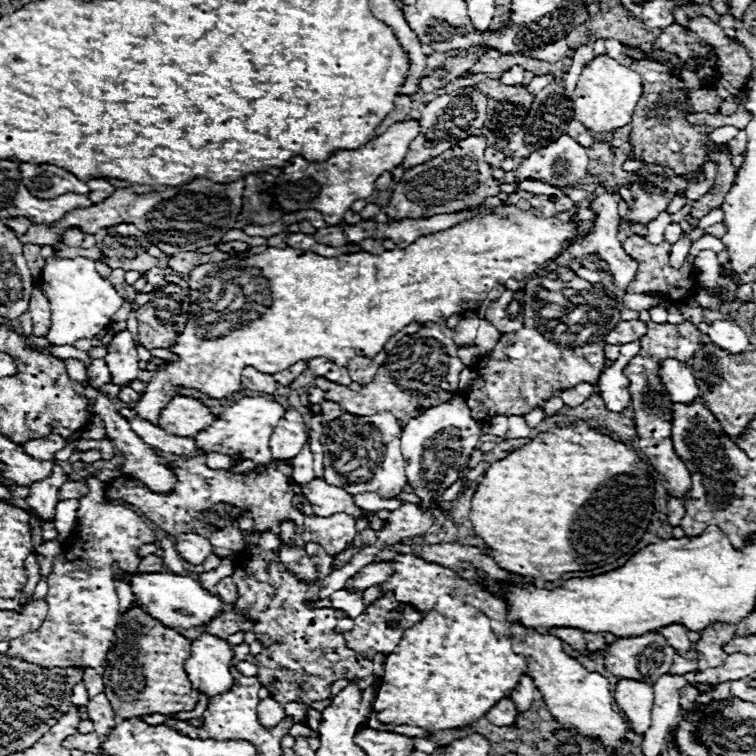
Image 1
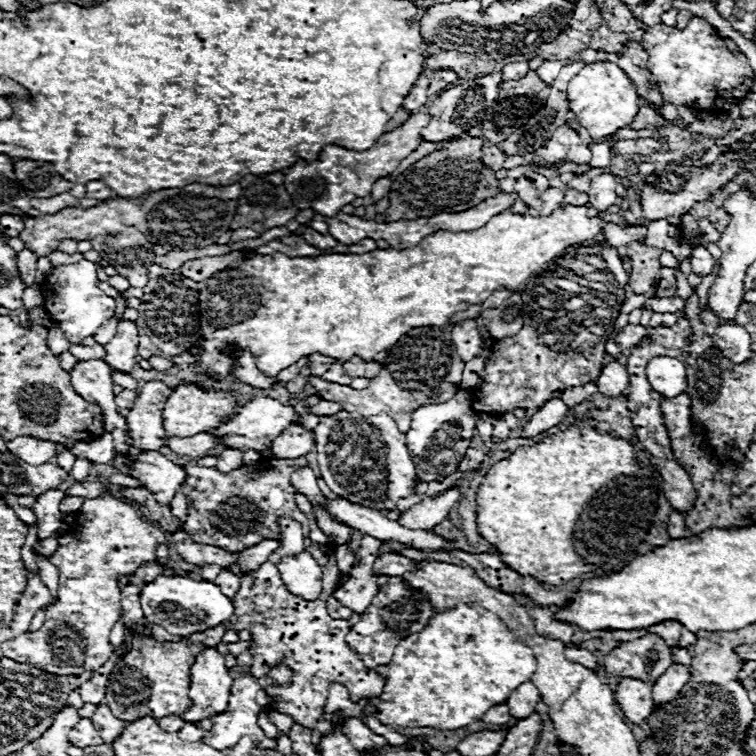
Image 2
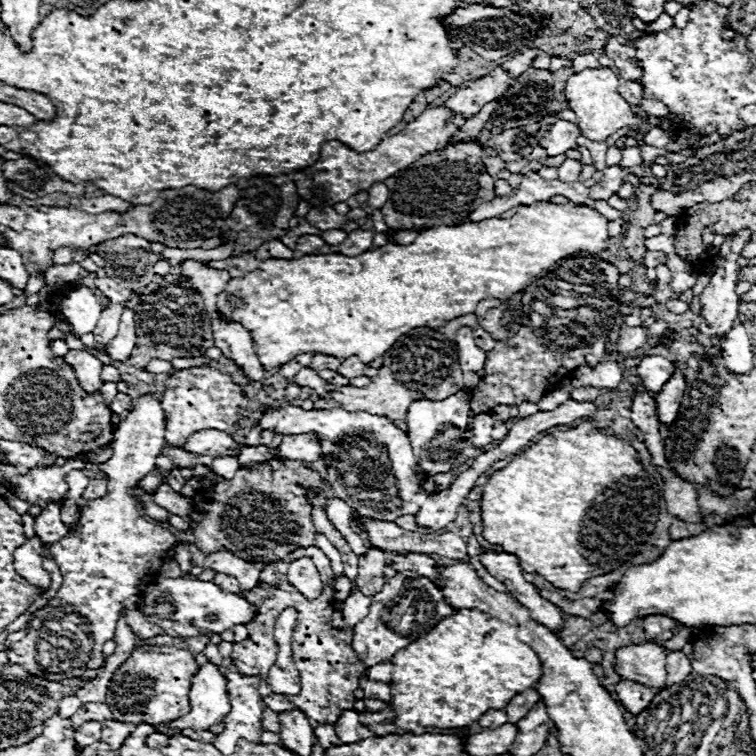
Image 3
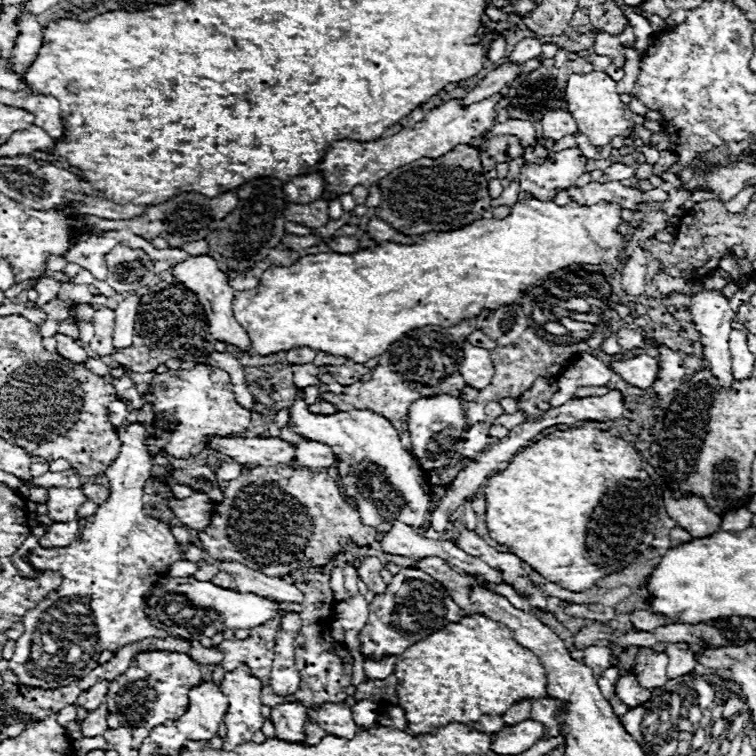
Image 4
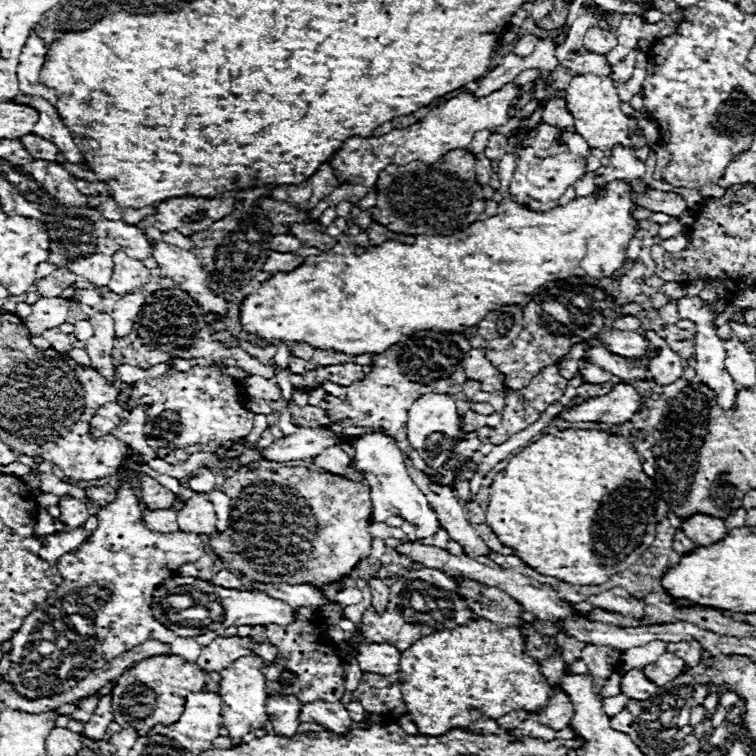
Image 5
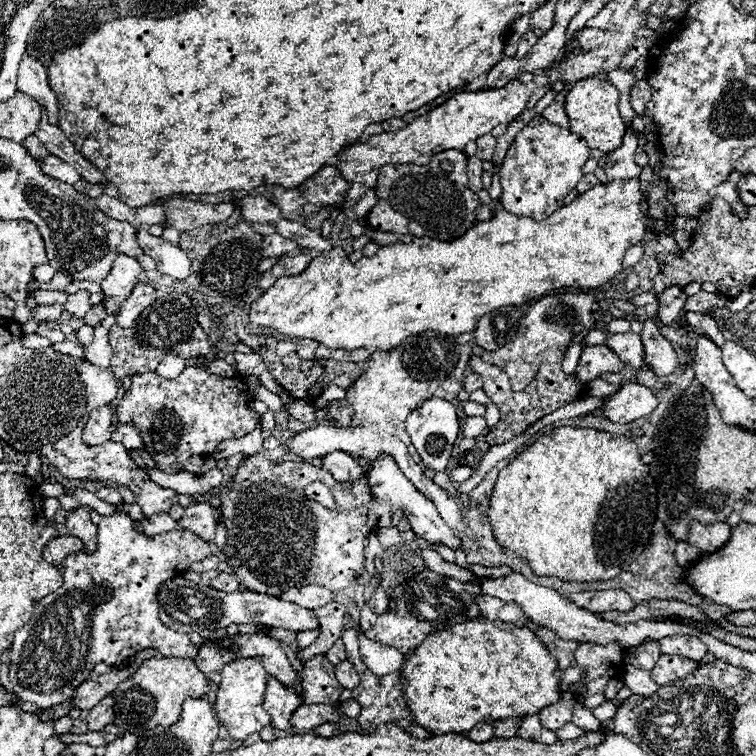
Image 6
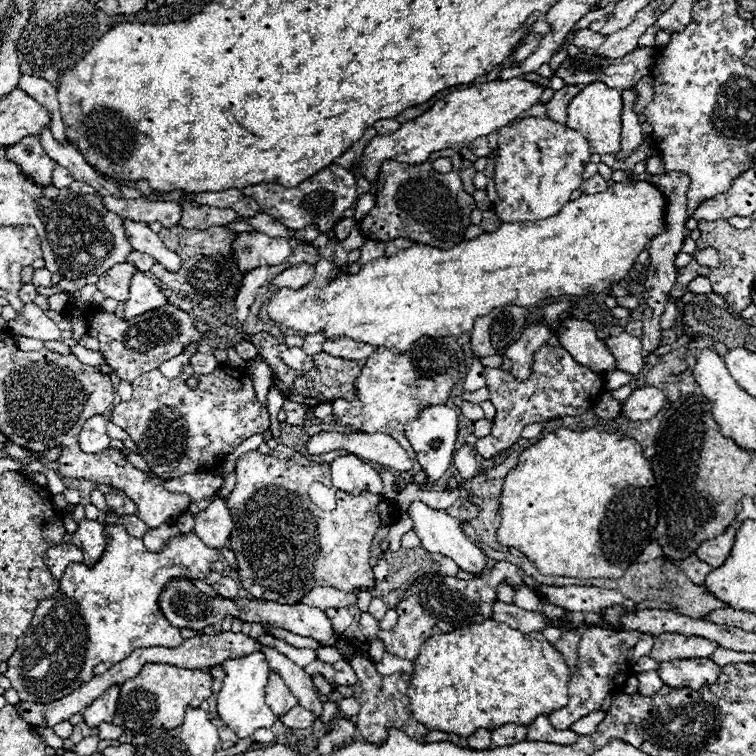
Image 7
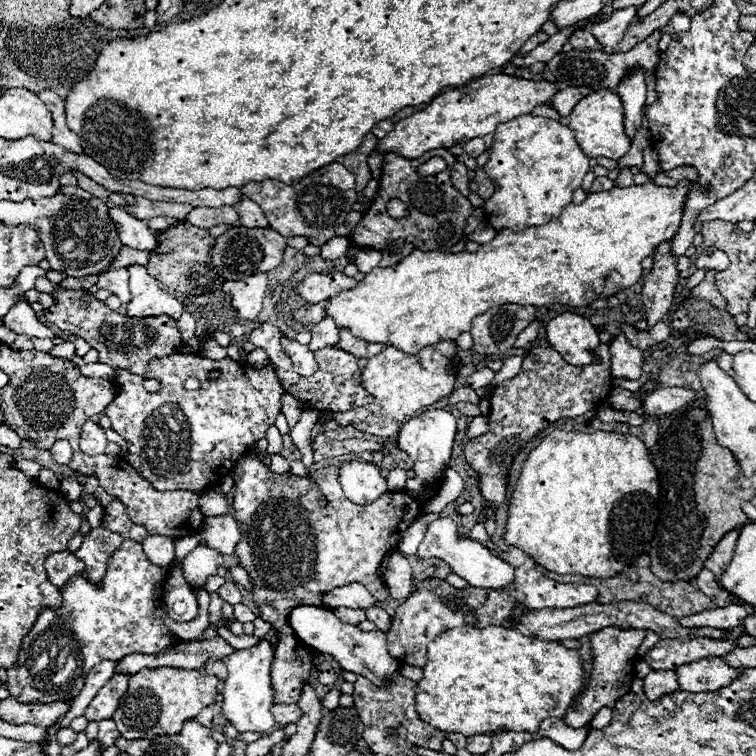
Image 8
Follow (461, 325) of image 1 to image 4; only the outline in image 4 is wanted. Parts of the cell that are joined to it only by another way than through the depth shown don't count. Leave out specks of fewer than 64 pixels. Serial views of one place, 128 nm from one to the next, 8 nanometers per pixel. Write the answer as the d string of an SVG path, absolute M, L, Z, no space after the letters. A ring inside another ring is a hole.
M466 342L464 344L464 360L460 364L460 374L464 376L468 386L486 388L494 376L490 352Z

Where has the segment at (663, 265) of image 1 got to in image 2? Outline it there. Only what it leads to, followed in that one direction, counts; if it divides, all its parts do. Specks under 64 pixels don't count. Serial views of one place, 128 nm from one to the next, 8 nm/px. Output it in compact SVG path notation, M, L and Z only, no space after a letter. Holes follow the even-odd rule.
M630 242L628 246L620 248L620 252L632 262L632 274L628 284L636 294L646 292L652 286L652 280L660 280L660 248L644 246L642 242Z

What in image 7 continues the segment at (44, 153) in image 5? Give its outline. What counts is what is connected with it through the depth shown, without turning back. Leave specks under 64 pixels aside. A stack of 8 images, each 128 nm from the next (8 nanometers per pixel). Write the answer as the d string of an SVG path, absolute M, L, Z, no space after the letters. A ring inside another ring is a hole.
M56 166L56 168L54 168L52 184L54 184L56 188L68 188L72 182L74 182L74 178L72 178L72 174L70 174L66 168L62 168L62 166Z

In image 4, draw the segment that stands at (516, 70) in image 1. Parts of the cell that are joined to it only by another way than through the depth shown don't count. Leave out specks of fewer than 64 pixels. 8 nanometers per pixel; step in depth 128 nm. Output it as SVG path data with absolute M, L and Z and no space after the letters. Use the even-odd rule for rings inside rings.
M524 38L512 50L510 60L512 62L526 62L526 60L536 58L540 52L542 52L542 42L540 40L536 40L536 38Z

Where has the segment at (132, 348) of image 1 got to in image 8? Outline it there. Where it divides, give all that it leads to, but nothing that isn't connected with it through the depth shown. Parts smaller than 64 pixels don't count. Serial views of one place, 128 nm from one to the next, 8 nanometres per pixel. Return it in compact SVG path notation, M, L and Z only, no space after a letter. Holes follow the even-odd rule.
M132 264L130 272L130 292L132 300L126 304L128 316L150 318L150 316L170 316L172 320L180 320L184 314L184 306L164 292L158 286L158 280L146 272L144 266Z

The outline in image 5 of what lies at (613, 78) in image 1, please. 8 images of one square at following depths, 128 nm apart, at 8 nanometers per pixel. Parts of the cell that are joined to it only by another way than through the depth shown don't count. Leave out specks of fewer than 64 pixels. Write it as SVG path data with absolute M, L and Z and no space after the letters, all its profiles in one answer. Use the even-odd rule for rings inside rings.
M582 74L574 76L564 90L566 96L566 106L574 116L574 130L584 136L584 140L592 148L602 148L610 150L614 144L624 144L630 146L628 138L628 114L620 110L620 98L618 98L618 88L614 86L614 80L608 76L594 76L594 74Z

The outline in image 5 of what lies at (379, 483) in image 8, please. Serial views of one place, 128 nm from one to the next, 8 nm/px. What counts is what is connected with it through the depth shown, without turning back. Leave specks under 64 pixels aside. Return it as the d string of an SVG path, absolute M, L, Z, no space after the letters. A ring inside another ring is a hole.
M330 446L330 448L324 448L320 456L314 458L314 464L318 468L324 468L326 472L344 474L352 466L352 458L340 446Z

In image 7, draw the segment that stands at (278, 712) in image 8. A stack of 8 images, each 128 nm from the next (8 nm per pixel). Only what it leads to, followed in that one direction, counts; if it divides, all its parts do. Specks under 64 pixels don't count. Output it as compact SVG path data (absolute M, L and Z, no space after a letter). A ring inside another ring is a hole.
M294 706L290 708L286 714L282 714L278 718L284 726L290 726L290 728L308 728L314 724L314 714L308 712L306 708L300 708L300 706Z

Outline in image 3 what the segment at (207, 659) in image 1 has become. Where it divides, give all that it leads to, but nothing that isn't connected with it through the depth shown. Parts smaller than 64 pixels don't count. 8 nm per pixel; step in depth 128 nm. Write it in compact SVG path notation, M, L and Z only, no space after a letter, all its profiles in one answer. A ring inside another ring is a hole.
M212 662L200 666L200 670L196 672L196 676L192 678L192 686L190 686L190 694L188 696L190 696L190 708L192 710L188 714L180 716L178 720L172 720L170 726L168 726L168 730L164 730L164 732L156 730L154 734L150 734L148 740L146 740L146 744L150 748L164 748L164 746L168 746L168 738L174 736L174 730L186 730L186 728L196 730L196 732L210 730L210 726L214 726L216 722L222 722L224 716L230 712L230 700L228 700L228 692L226 692L226 680L218 672L218 666L214 666Z

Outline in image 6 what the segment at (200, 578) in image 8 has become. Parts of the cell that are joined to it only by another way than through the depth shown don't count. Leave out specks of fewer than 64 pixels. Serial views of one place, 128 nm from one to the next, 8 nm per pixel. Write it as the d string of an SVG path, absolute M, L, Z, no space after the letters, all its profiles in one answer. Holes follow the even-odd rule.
M114 514L114 516L102 518L102 522L98 524L96 552L90 552L90 554L76 552L72 556L66 556L64 564L60 564L58 568L58 572L64 578L62 588L44 596L36 604L36 612L32 614L32 620L22 630L16 632L12 658L8 664L8 676L14 686L14 694L20 700L30 702L38 708L50 708L54 704L68 700L74 694L74 690L90 676L96 664L106 664L114 668L124 664L138 650L144 650L144 648L156 648L166 658L194 658L198 648L190 644L188 636L172 628L166 628L160 622L158 588L166 580L180 576L194 562L202 562L210 554L212 554L210 544L200 540L190 530L180 528L180 530L160 534L156 538L146 538L144 534L138 534L134 530L132 520L126 514ZM96 588L102 588L102 590L96 590ZM46 678L52 678L52 684L44 684Z

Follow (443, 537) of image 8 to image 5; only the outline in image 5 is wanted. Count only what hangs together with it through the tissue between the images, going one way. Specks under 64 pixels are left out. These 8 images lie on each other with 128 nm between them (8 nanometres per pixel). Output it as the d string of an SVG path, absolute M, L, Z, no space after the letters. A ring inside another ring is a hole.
M376 430L376 432L370 432L370 434L356 436L350 444L356 448L356 458L352 460L354 468L360 470L370 484L372 520L374 522L384 522L388 516L396 514L396 516L402 516L406 522L418 526L416 536L420 536L420 538L432 536L440 528L438 516L432 510L432 506L428 504L424 492L420 492L418 484L408 476L406 456L398 448L396 440L392 436L386 436L382 430Z

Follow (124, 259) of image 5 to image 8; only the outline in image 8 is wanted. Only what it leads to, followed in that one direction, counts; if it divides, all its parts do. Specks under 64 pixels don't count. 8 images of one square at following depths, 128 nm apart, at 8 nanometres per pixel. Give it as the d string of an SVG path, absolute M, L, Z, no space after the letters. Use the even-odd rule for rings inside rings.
M118 268L114 272L106 272L106 274L100 274L98 276L98 288L104 288L108 290L110 294L118 296L122 300L122 304L128 304L130 300L130 288L128 288L128 280L130 280L130 274L126 268Z

